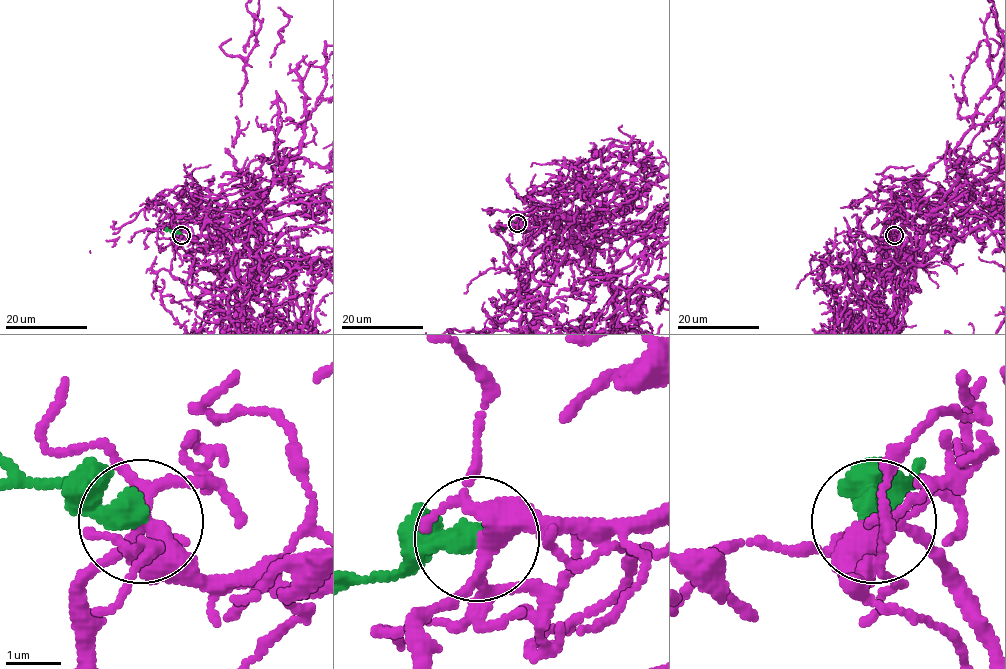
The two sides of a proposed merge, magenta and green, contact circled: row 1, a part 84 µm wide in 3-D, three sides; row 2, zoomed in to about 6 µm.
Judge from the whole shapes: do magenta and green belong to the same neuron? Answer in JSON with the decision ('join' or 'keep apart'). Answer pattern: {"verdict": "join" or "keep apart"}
{"verdict": "join"}

